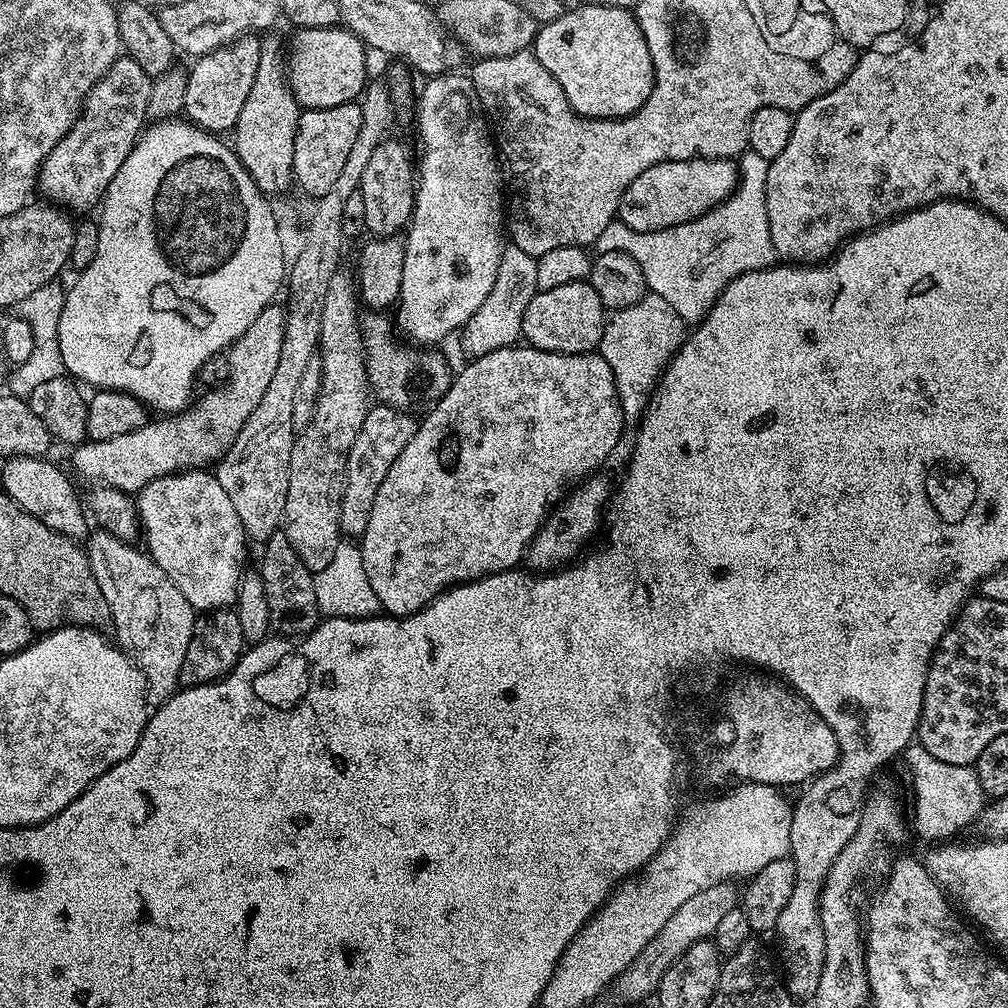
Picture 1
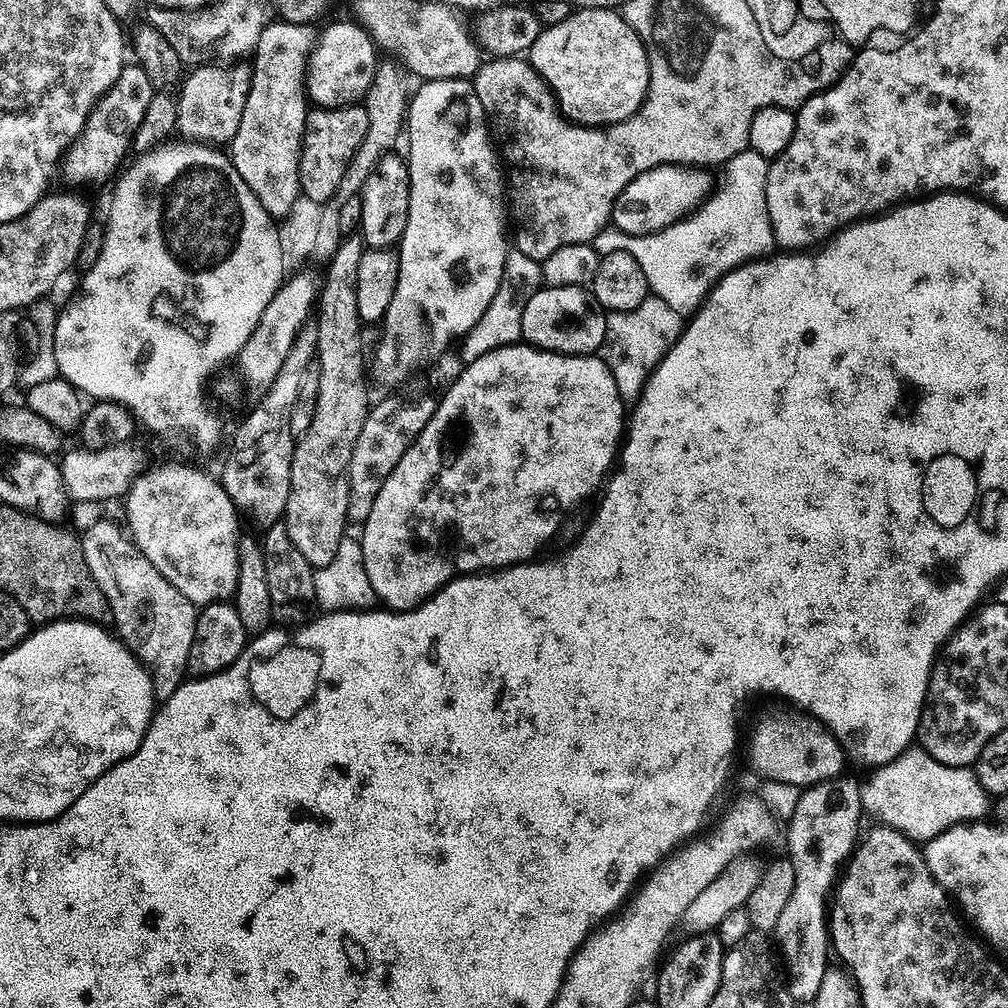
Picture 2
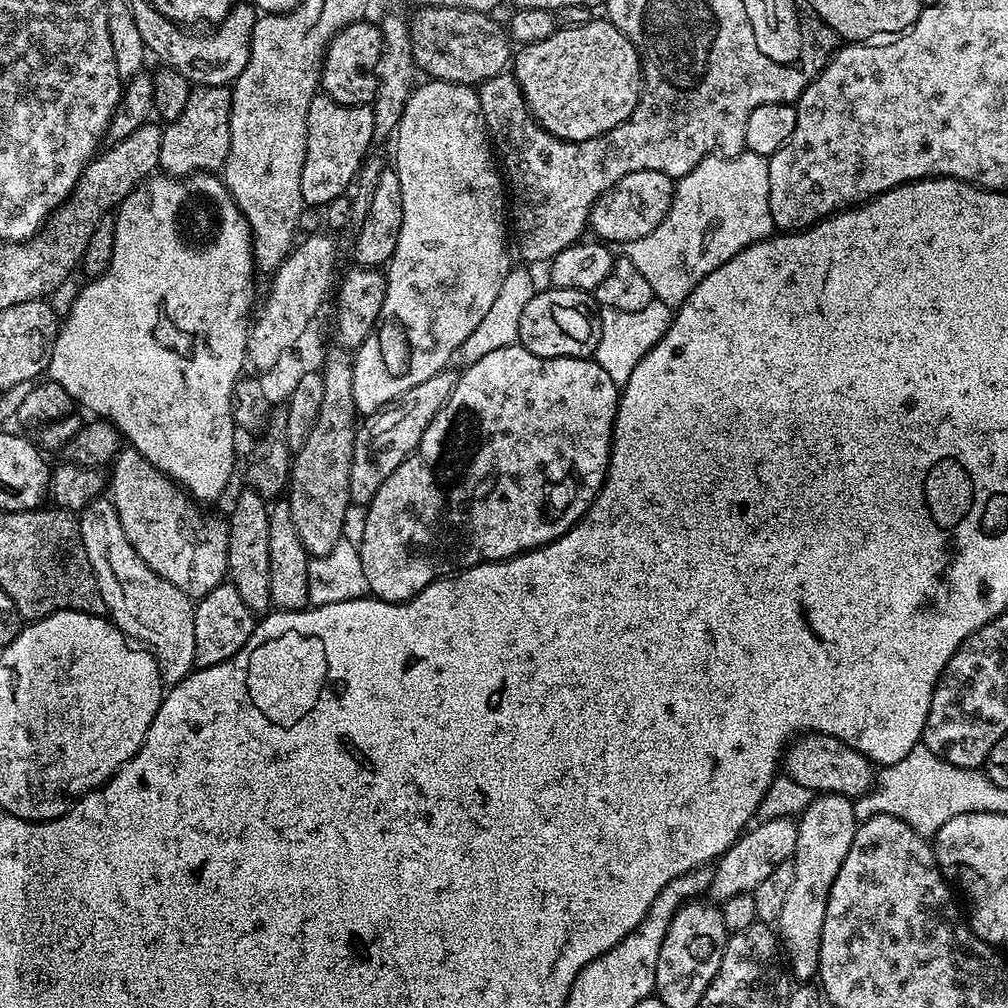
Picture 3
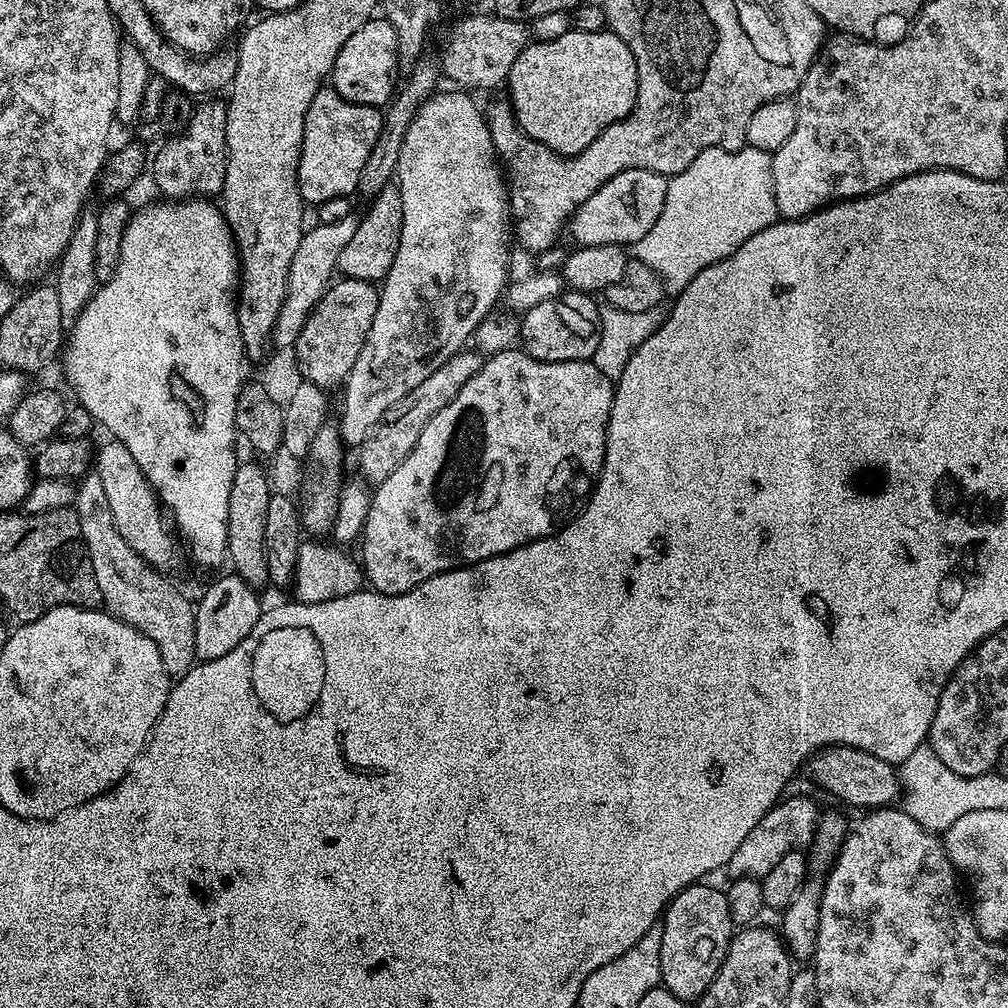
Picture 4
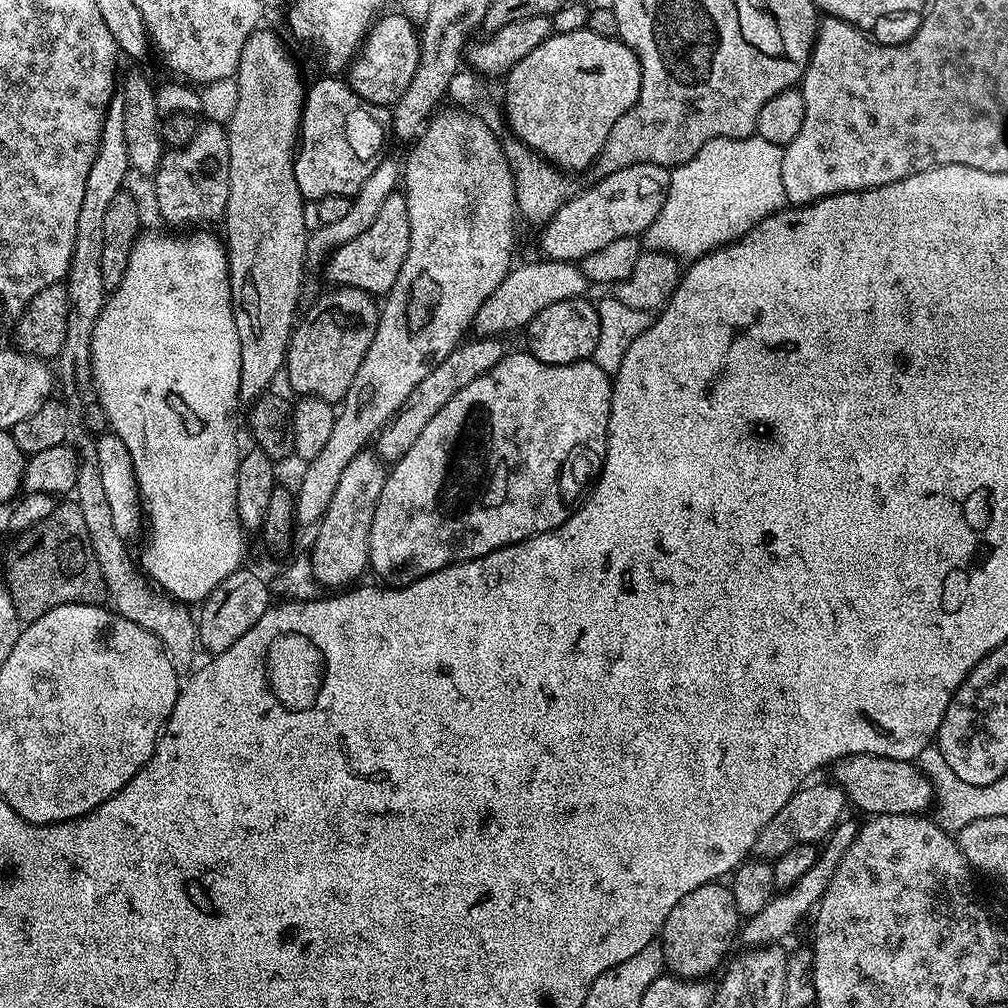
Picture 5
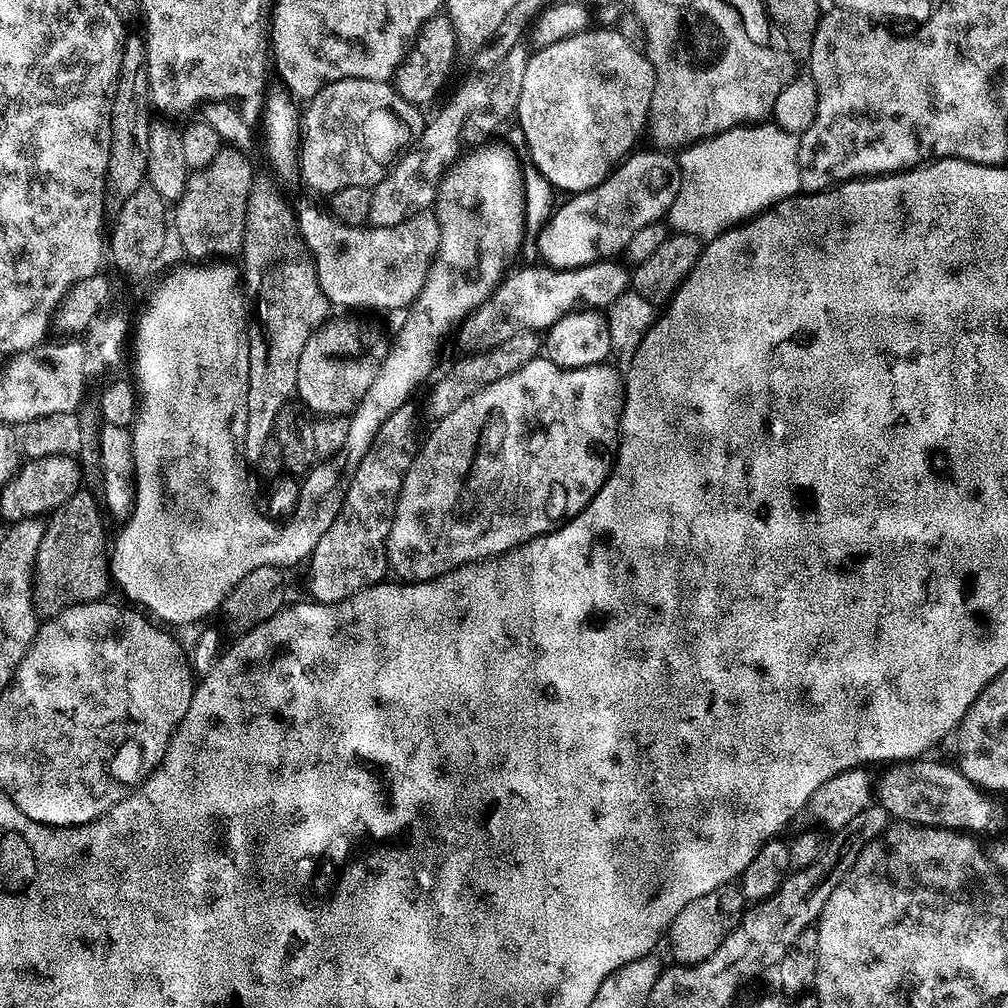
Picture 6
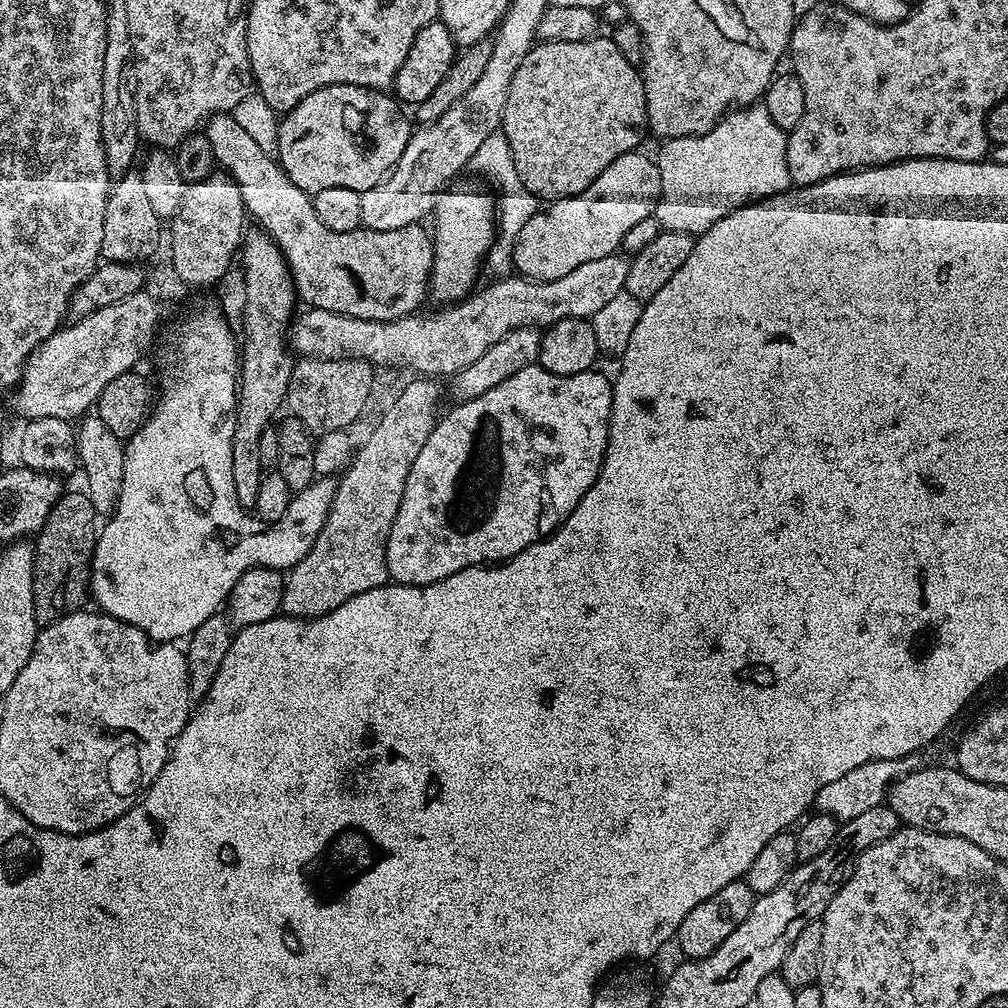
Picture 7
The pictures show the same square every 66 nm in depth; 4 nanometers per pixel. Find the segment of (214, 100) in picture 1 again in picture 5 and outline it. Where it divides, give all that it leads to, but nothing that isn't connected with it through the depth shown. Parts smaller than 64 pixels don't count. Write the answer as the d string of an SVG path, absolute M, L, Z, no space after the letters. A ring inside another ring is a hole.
M205 122L197 127L196 133L186 141L183 146L173 147L173 152L165 151L160 158L160 165L156 168L154 173L154 181L156 180L156 208L160 211L160 216L168 224L173 224L173 229L184 230L189 226L208 226L211 220L219 221L223 217L226 206L228 205L228 187L230 186L230 146L228 145L228 134L225 125L220 122Z

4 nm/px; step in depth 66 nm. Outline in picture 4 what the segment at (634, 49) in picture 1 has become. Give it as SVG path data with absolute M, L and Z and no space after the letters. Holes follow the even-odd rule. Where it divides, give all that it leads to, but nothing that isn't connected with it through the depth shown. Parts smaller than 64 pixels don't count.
M573 30L562 34L562 38L529 43L522 54L518 54L510 70L507 88L516 123L531 140L537 140L559 156L577 156L594 142L594 138L598 138L598 134L602 134L602 130L631 114L638 90L636 55L622 38L609 30Z

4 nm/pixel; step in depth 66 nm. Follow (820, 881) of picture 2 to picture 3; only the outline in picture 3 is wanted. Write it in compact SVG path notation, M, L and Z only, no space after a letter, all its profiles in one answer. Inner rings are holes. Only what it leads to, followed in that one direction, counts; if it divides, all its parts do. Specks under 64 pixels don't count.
M836 793L817 795L815 800L799 815L798 842L795 844L794 883L789 897L776 923L783 949L792 950L791 975L800 982L811 981L820 967L822 926L825 925L826 902L830 887L846 860L858 827L853 799Z

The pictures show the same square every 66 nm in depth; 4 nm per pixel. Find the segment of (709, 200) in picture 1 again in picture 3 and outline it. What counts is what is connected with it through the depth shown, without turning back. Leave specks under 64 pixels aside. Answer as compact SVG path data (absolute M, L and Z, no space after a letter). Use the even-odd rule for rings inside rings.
M642 170L634 174L626 174L611 190L602 194L602 198L598 198L598 202L593 206L591 231L596 231L595 235L601 241L611 242L616 246L642 238L650 234L650 230L657 228L666 218L672 205L673 191L673 177L661 172Z

